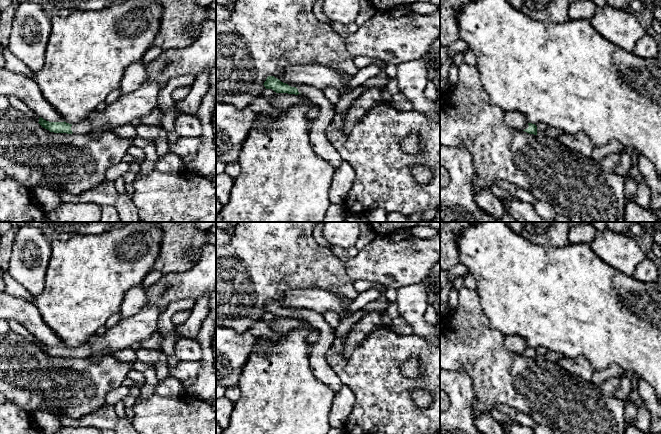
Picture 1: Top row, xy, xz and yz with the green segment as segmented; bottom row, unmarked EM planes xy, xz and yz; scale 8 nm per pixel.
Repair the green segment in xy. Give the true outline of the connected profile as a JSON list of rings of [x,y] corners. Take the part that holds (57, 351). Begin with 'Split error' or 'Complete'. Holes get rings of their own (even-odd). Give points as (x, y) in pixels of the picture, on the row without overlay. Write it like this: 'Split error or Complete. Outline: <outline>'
Split error. Outline: [[[40,341],[38,347],[43,352],[54,357],[67,357],[67,358],[72,358],[72,357],[91,358],[92,357],[91,346],[88,344],[84,344],[76,348],[69,348],[69,347],[66,347],[65,345],[64,346],[49,346]]]

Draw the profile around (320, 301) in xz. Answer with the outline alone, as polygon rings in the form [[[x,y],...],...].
[[[320,289],[289,290],[279,300],[283,307],[311,309],[320,314],[328,311],[338,314],[346,312],[351,303],[341,296]]]

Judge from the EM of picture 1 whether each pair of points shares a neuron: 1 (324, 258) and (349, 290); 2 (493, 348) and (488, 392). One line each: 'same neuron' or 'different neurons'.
1: same neuron
2: same neuron

